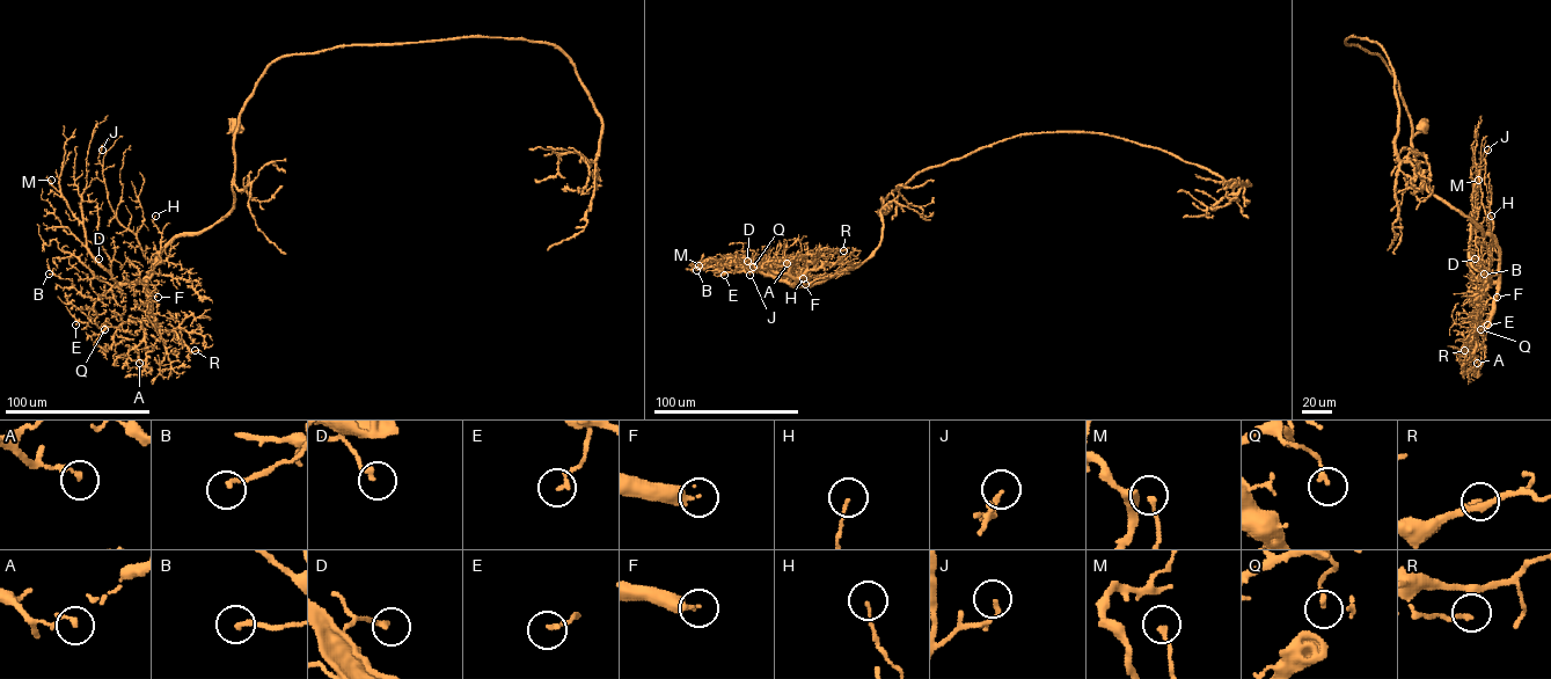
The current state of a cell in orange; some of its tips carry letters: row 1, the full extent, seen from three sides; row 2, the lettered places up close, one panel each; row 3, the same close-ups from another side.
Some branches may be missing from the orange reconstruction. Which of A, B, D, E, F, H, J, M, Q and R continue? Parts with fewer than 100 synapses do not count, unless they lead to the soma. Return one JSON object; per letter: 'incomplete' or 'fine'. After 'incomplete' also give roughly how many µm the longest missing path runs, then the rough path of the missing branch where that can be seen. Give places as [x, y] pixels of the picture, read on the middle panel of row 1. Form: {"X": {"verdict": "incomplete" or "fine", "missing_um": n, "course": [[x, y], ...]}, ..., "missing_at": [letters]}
{"A": {"verdict": "fine"}, "B": {"verdict": "fine"}, "D": {"verdict": "fine"}, "E": {"verdict": "fine"}, "F": {"verdict": "incomplete", "missing_um": 45, "course": [[805, 284], [850, 267]]}, "H": {"verdict": "fine"}, "J": {"verdict": "fine"}, "M": {"verdict": "fine"}, "Q": {"verdict": "fine"}, "R": {"verdict": "fine"}, "missing_at": ["F"]}

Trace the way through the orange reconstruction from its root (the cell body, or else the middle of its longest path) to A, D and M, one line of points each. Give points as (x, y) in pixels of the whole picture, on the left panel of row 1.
A: (236, 128), (234, 206), (206, 228), (176, 238), (159, 257), (147, 286), (144, 337), (129, 353), (139, 363)
D: (236, 128), (234, 206), (225, 216), (206, 228), (176, 238), (153, 261), (141, 280), (118, 283), (99, 258)
M: (236, 128), (234, 206), (206, 228), (176, 238), (138, 282), (118, 283), (101, 265), (51, 180)

